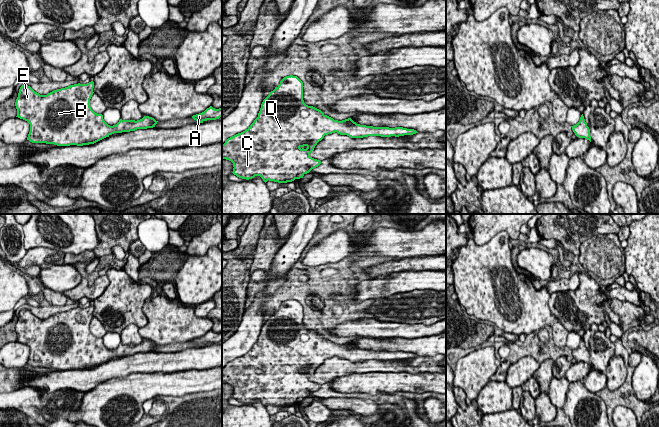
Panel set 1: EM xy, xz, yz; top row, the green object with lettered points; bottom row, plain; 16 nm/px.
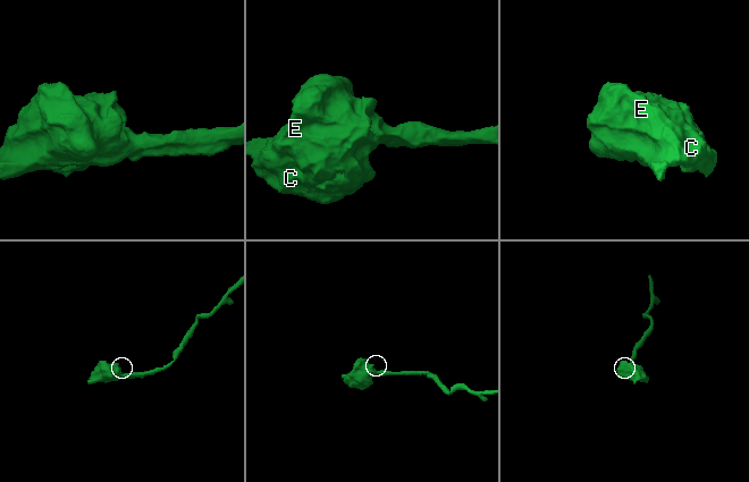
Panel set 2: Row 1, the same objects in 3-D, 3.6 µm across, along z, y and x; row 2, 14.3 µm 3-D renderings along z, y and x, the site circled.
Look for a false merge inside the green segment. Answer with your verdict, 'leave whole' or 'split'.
leave whole

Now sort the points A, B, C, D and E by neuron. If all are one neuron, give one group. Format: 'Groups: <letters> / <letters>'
Groups: A B C D E

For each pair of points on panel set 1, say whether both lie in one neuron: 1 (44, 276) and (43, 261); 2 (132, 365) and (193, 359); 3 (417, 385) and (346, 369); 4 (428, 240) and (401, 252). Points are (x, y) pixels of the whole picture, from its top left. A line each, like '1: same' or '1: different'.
1: different
2: same
3: different
4: same

